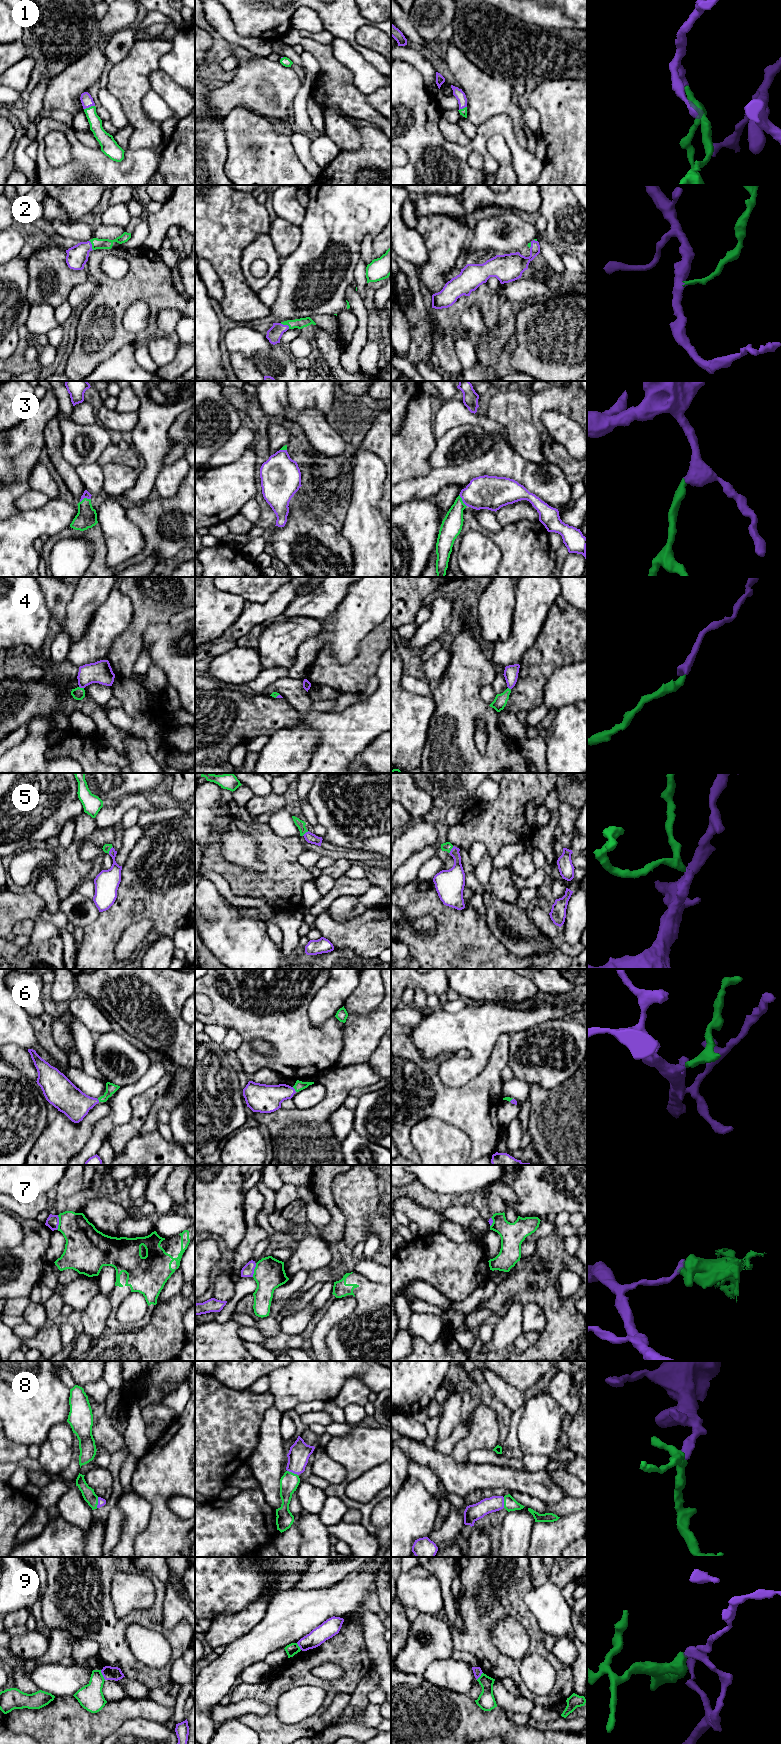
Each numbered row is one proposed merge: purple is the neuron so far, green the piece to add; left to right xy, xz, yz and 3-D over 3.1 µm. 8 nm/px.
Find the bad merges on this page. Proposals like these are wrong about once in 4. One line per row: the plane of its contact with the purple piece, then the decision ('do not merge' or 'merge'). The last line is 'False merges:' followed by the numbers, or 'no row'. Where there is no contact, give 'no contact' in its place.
1: meets purple in xy; merge
2: meets purple in xz; merge
3: meets purple in yz; merge
4: meets purple in xy; merge
5: meets purple in xy; merge
6: meets purple in xz; merge
7: meets purple in xy; do not merge
8: meets purple in xy; merge
9: meets purple in xy; do not merge
False merges: 7, 9

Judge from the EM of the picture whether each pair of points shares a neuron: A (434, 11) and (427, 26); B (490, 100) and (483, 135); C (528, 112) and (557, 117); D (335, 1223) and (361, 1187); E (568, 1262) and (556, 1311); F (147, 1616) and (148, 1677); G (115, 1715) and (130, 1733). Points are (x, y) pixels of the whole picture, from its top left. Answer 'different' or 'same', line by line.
A: same
B: different
C: different
D: different
E: same
F: same
G: different

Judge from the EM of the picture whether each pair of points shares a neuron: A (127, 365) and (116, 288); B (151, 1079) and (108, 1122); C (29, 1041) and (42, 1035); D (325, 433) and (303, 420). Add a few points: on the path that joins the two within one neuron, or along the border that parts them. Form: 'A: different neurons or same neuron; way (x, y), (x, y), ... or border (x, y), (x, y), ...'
A: different neurons; border (136, 344), (124, 345), (105, 360)
B: same neuron; way (139, 1087), (135, 1088), (120, 1103), (120, 1110)
C: different neurons; border (30, 1017), (35, 1038), (51, 1055)
D: same neuron; way (320, 431), (308, 420)

